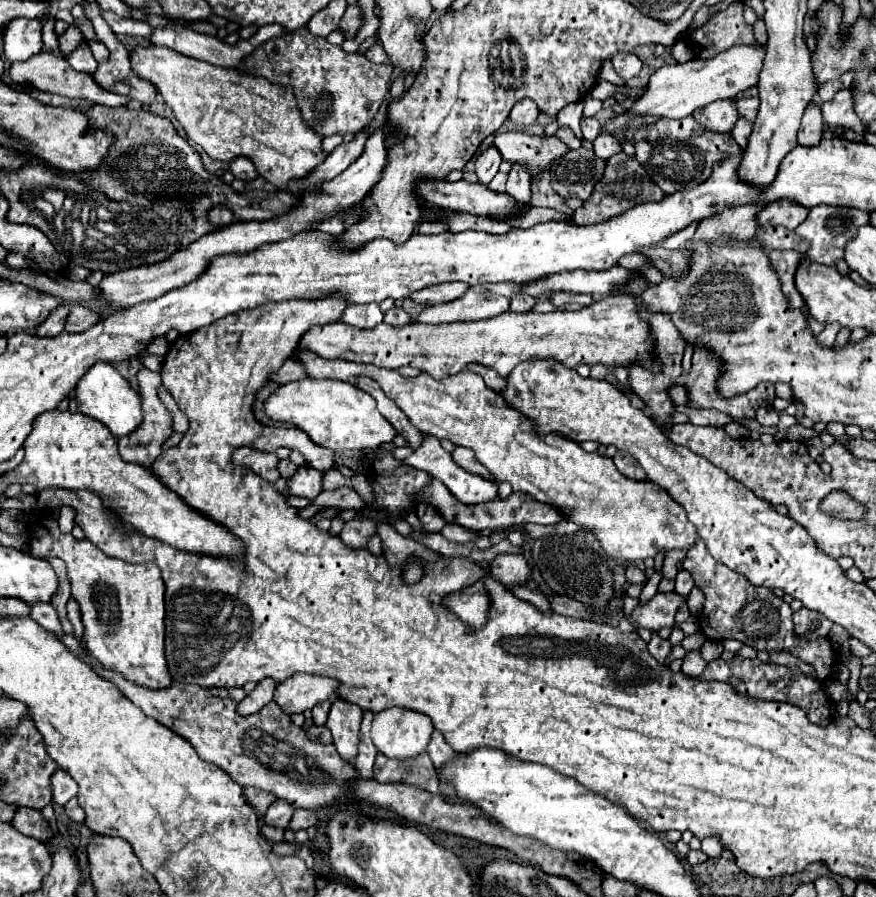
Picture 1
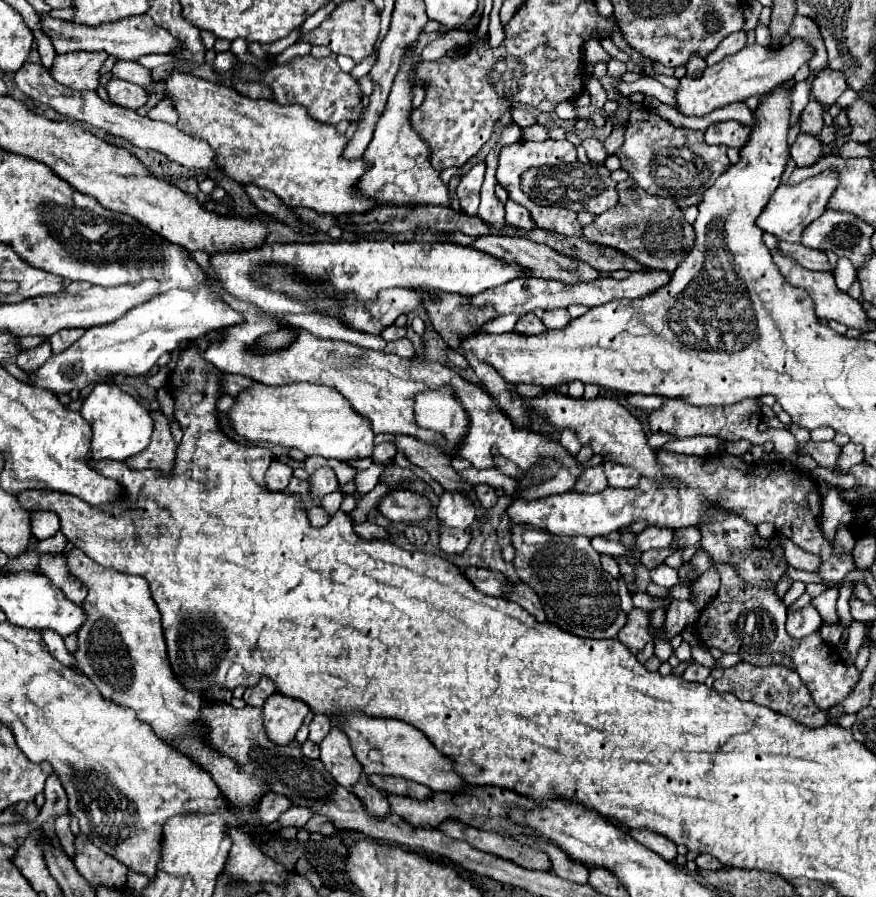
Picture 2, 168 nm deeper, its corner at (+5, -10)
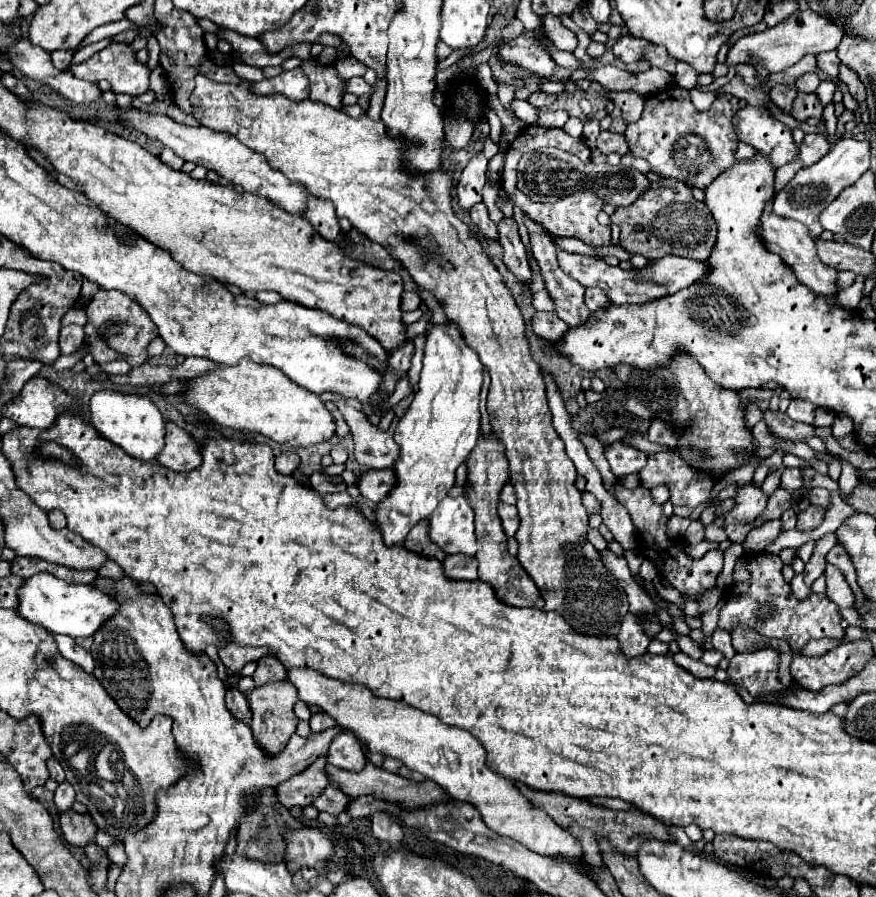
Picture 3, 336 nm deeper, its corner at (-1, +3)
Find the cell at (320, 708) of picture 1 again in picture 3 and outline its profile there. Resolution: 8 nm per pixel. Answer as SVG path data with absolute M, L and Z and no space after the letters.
M324 711L314 713L314 715L312 715L312 719L310 719L310 729L312 729L312 733L326 731L326 729L330 729L330 727L334 727L334 725L336 725L336 723L334 723L334 719L330 719L330 715L326 715Z

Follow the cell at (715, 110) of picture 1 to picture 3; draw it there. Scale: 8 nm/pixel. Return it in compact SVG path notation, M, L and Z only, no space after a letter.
M742 107L736 113L736 133L742 143L752 145L760 153L764 153L774 167L782 167L784 163L796 157L796 143L786 125L776 121L764 107Z

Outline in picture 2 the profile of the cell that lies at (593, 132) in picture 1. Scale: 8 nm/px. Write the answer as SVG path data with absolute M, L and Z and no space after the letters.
M586 138L586 140L582 140L582 146L586 148L586 154L588 154L590 162L604 164L604 160L608 158L606 148L604 148L604 146L602 146L602 142L600 142L600 140L596 140L596 138Z

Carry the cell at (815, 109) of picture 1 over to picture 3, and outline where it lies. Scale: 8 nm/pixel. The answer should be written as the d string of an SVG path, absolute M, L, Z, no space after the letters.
M806 133L802 145L798 147L798 157L804 161L804 165L816 163L822 155L826 155L830 149L830 143L820 133Z

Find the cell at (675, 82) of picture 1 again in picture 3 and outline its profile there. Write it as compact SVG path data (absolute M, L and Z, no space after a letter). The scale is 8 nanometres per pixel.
M796 11L790 19L778 23L776 27L768 27L762 33L748 33L740 37L728 51L726 67L736 65L752 65L754 69L768 69L770 73L784 71L798 63L804 55L818 55L822 51L832 51L838 47L842 35L846 33L844 27L820 17L814 11Z

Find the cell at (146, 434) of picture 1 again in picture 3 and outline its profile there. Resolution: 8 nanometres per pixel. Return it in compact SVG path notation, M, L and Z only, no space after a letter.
M166 421L166 443L162 447L162 455L158 455L158 463L172 471L196 469L202 463L198 443L182 427Z

